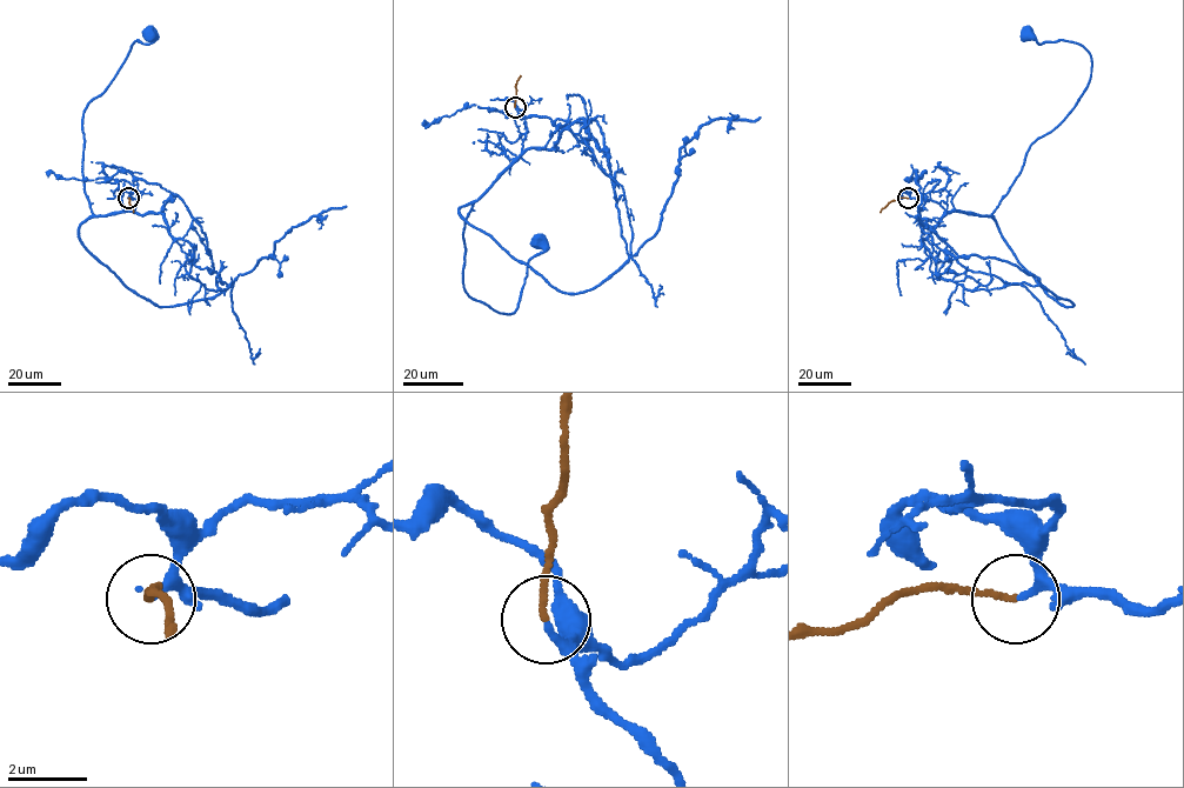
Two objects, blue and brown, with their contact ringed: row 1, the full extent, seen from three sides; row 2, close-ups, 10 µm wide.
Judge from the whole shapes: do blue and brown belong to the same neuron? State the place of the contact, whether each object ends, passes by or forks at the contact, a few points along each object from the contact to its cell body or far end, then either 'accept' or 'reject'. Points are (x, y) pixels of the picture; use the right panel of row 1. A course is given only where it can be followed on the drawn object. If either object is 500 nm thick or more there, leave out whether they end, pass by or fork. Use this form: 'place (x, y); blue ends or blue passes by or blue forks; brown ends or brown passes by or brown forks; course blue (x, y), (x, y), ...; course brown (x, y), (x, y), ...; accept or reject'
place (908, 198); blue passes by; brown ends; course blue (908, 198), (990, 215), (1028, 149), (1078, 101), (1090, 79), (1091, 58), (1064, 40), (1038, 44), (1028, 32); course brown (908, 198), (889, 202), (880, 212); accept

